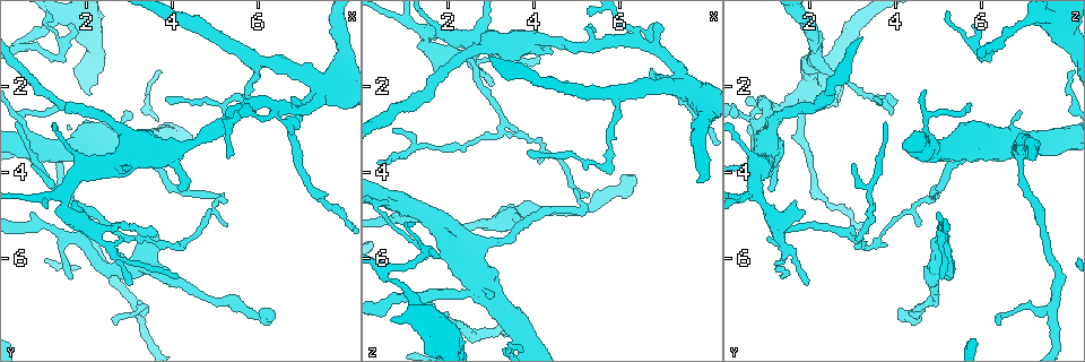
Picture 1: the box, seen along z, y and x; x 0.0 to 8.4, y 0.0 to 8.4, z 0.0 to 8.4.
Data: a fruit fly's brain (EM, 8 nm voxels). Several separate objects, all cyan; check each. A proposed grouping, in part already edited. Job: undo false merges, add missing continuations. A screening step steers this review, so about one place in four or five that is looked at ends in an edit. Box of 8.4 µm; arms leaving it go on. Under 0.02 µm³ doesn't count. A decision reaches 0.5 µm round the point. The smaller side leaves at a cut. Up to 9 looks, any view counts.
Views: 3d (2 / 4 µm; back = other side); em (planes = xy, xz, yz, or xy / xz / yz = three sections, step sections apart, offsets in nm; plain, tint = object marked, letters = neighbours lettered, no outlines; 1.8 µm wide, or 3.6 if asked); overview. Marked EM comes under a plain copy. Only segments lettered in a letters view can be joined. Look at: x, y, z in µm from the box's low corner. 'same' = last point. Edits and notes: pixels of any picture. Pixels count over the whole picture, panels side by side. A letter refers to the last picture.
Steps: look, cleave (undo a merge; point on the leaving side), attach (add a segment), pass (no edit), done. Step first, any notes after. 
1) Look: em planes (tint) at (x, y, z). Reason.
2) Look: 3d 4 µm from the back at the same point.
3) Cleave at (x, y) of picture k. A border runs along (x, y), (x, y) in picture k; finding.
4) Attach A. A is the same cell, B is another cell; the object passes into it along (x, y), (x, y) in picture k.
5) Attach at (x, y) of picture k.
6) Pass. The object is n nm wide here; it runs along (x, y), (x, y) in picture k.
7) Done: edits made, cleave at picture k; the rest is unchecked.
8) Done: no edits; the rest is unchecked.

Look: em xz step 4 (letters) at (1.70, 6.50, 5.05). Tapers out.

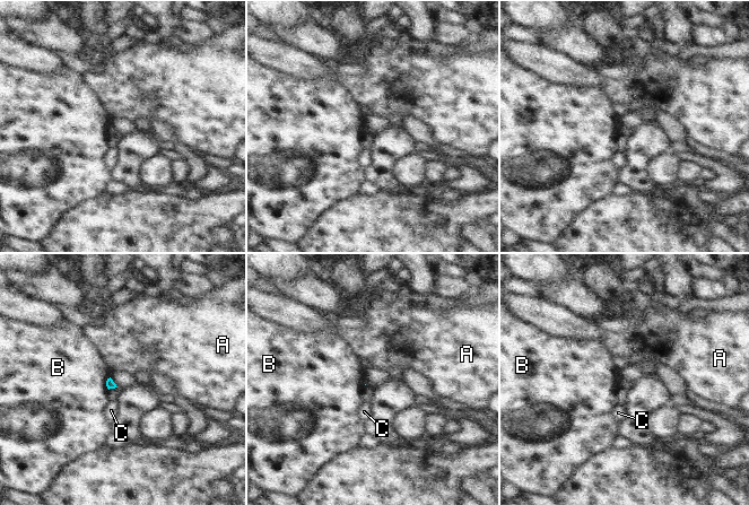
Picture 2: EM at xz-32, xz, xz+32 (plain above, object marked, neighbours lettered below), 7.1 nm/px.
Look: em xy step 16 (letters) at the same point. Another direction.

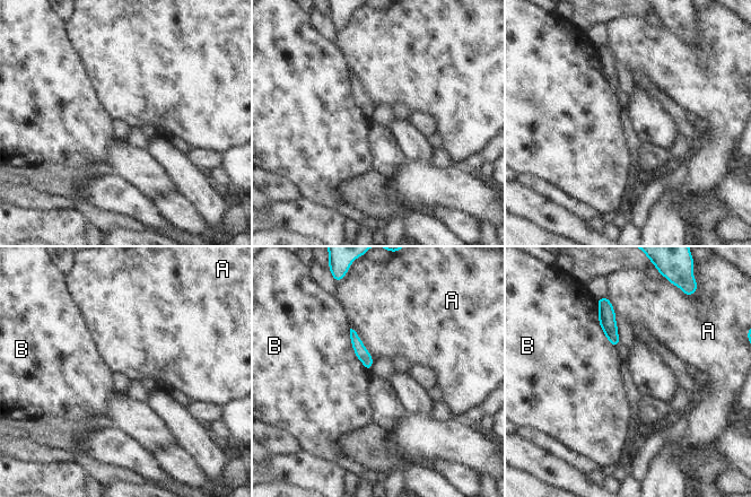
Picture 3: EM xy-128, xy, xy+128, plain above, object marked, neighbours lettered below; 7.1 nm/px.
Pass. The object is 90 nm wide here; A and B are other cells; it runs along (352, 333), (368, 366) in picture 3; no lettered segment goes on from it.

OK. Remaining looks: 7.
Look: em planes (tint) at (1.25, 1.35, 6.00). Abrupt turn.

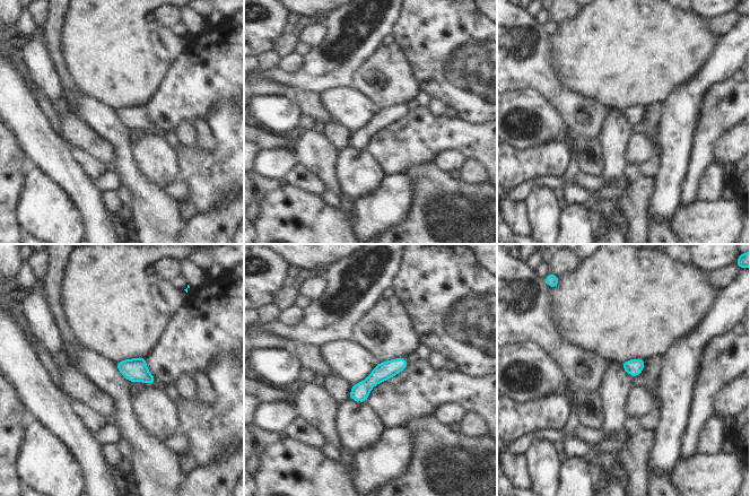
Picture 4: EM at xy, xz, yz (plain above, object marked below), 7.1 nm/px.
Look: em planes (letters) at the same point. What lies round it.

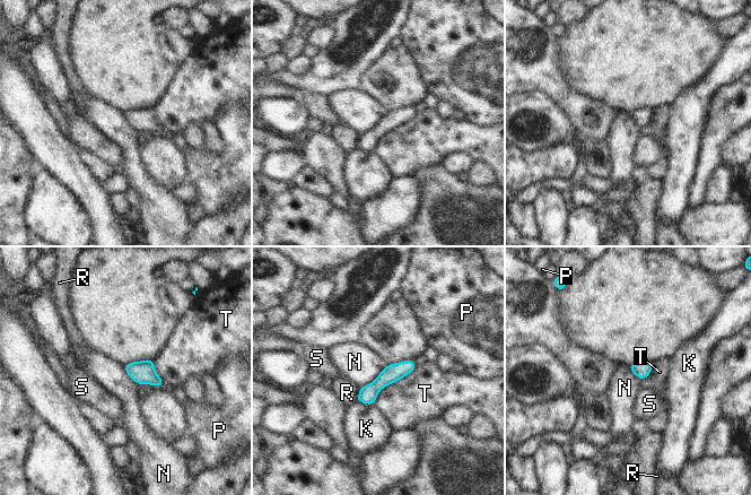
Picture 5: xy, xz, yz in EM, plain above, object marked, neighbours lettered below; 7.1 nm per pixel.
Pass. The object is 120 nm wide here; K, N, P, R, S and T are other cells; it runs along (411, 363), (391, 373), (360, 399) in picture 5; one neuron here.

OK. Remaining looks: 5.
Look: em planes (letters) at (2.85, 2.55, 6.85). Stops while still wide.

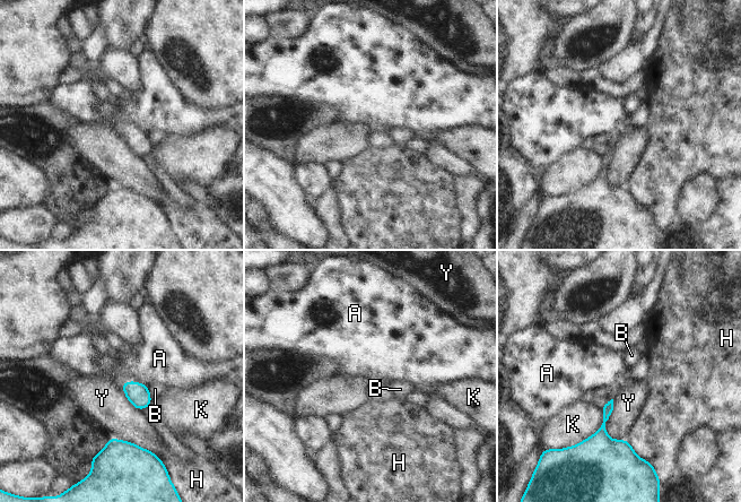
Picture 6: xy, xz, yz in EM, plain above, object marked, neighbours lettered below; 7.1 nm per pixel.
Pass. A, B, H, K and Y are other cells; it runs along (610, 404), (603, 435), (626, 444) in picture 6; none of them fits.

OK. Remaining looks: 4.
Look: 3d 4 µm at (6.30, 7.15, 4.05). Free end.

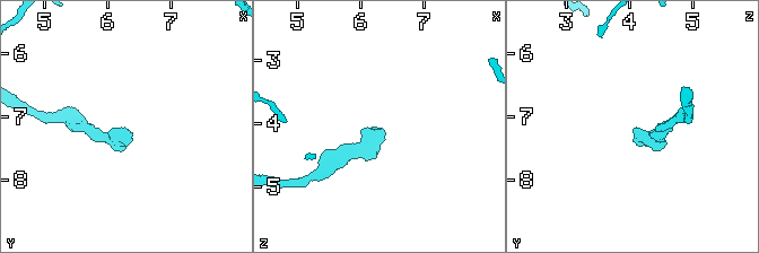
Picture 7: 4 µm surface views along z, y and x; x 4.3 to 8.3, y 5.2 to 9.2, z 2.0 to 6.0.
Look: em xz step 16 (tint) at (6.35, 7.20, 4.15).

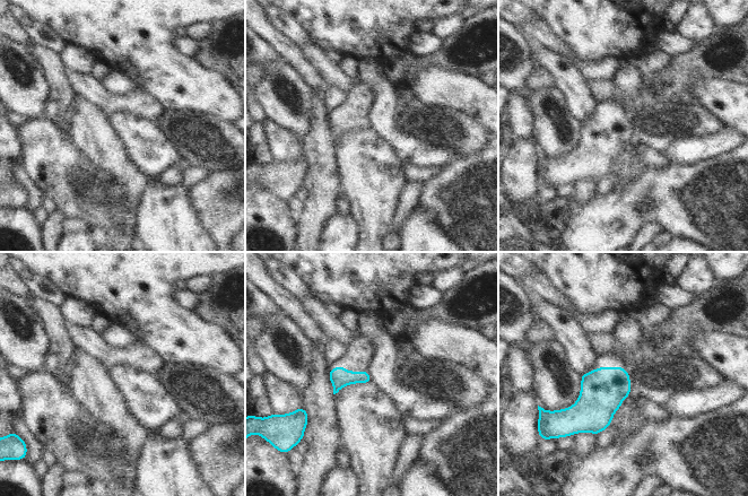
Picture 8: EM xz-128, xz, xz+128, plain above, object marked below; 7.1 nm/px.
Look: em planes (letters) at the same point.

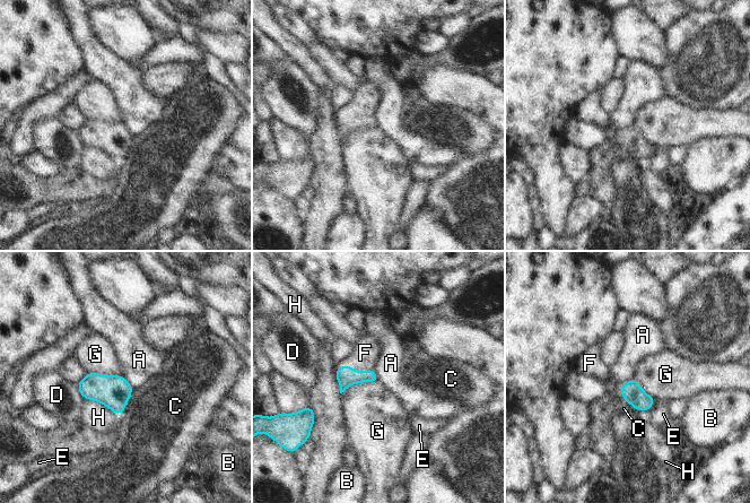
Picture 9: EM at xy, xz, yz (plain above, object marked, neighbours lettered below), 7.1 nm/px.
Attach F. F is the same cell, A, B, C, D, E, G and H are other cells; the object passes into it along (346, 375), (359, 371), (365, 353) in picture 9; it goes on there.

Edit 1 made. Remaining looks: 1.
Done: edits made, attach at picture 9; the rest is unchecked.

